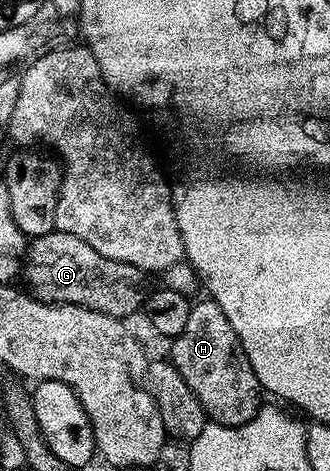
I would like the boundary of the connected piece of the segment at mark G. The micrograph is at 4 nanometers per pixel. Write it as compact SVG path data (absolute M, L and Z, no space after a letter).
M53 231L34 237L27 245L25 257L26 287L31 296L46 304L87 307L111 315L114 319L126 321L135 311L147 303L149 291L148 273L137 266L117 262L97 254L89 242L81 242L77 234Z

